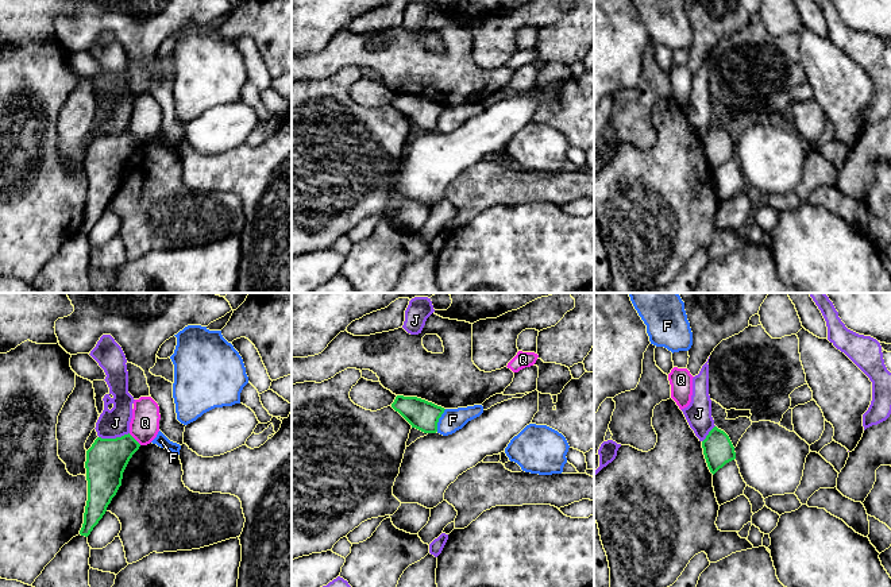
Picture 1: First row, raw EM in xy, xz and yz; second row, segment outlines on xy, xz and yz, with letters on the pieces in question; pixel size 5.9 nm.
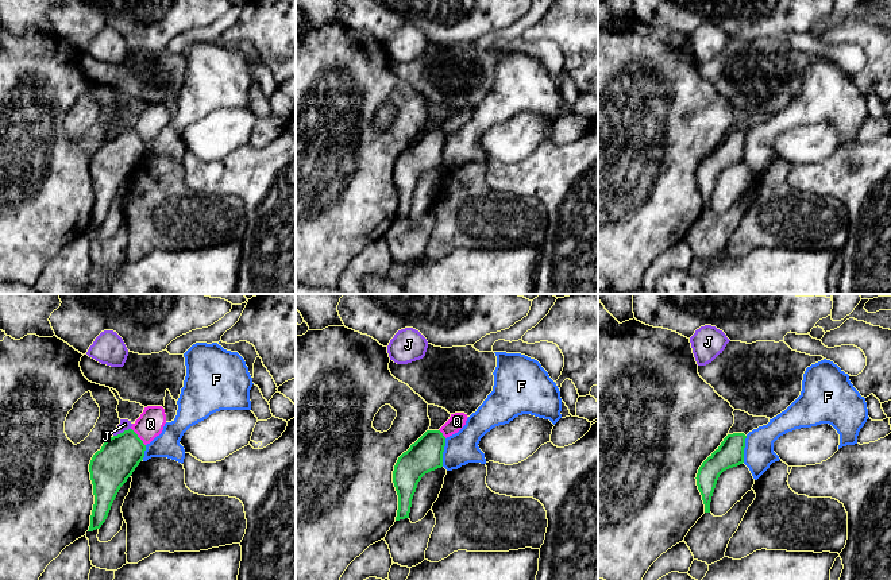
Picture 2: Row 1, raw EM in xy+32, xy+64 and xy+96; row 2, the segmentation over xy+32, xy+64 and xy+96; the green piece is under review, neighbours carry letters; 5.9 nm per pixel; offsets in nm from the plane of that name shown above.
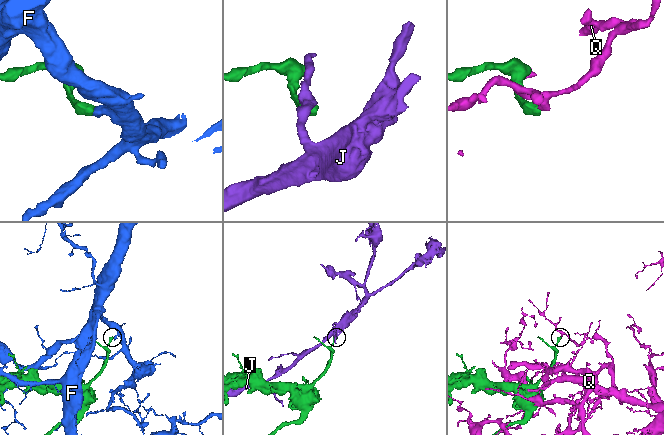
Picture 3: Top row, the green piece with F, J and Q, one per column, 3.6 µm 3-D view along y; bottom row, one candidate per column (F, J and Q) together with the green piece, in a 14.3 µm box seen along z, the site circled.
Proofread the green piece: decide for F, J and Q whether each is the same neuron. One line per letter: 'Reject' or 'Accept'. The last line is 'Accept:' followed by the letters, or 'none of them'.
F: Reject
J: Reject
Q: Reject
Accept: none of them

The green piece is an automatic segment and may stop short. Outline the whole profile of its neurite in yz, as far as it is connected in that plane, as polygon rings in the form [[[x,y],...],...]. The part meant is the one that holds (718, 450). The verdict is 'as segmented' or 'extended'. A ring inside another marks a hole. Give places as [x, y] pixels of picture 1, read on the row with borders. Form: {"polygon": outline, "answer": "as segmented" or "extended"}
{"polygon": [[[717,426],[702,441],[702,448],[707,467],[713,475],[726,463],[736,459],[734,447],[729,436]]], "answer": "as segmented"}

